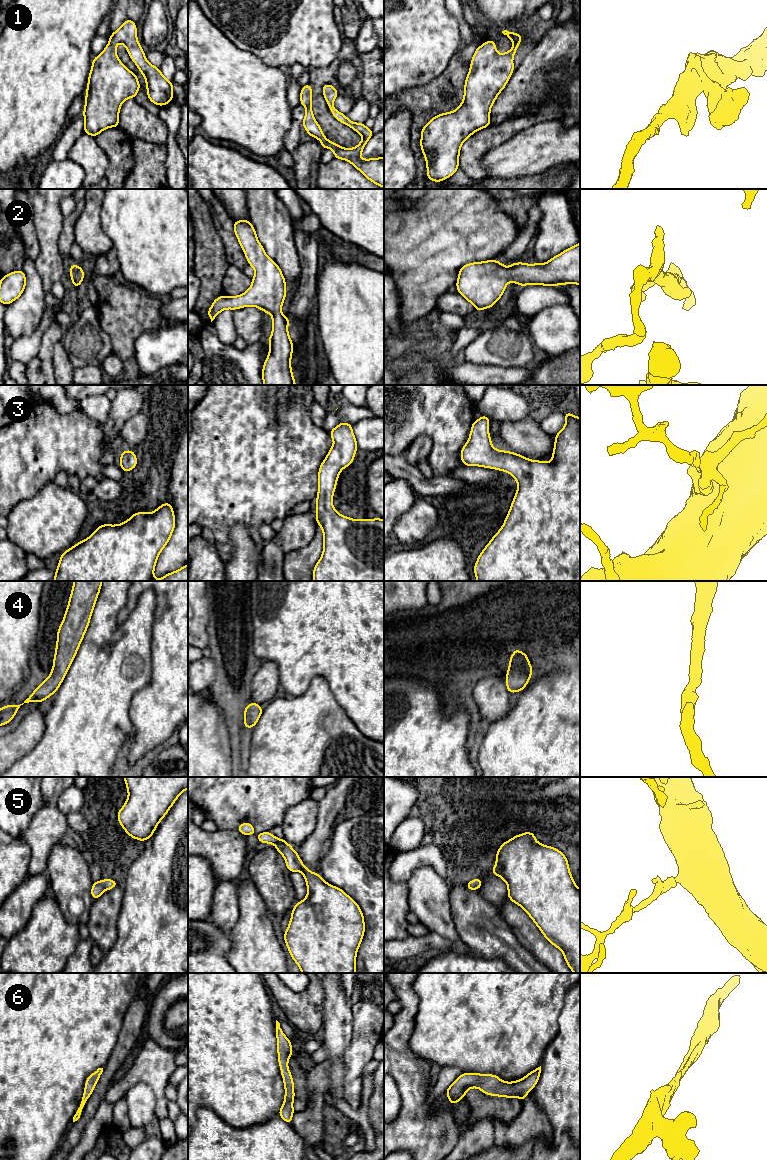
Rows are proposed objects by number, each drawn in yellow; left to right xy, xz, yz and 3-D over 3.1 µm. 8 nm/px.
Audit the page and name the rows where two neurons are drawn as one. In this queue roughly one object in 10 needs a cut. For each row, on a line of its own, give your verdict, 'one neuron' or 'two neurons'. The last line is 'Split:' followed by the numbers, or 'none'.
1: one neuron
2: one neuron
3: one neuron
4: one neuron
5: one neuron
6: one neuron
Split: none

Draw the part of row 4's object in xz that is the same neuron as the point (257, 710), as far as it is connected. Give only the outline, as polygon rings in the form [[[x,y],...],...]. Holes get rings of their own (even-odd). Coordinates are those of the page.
[[[251,702],[247,707],[244,709],[244,725],[246,729],[254,727],[263,710],[259,704]]]

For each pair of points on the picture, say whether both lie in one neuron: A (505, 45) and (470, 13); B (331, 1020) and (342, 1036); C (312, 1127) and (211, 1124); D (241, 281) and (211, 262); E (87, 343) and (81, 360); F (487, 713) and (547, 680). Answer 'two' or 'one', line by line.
A: one
B: one
C: two
D: two
E: one
F: two

